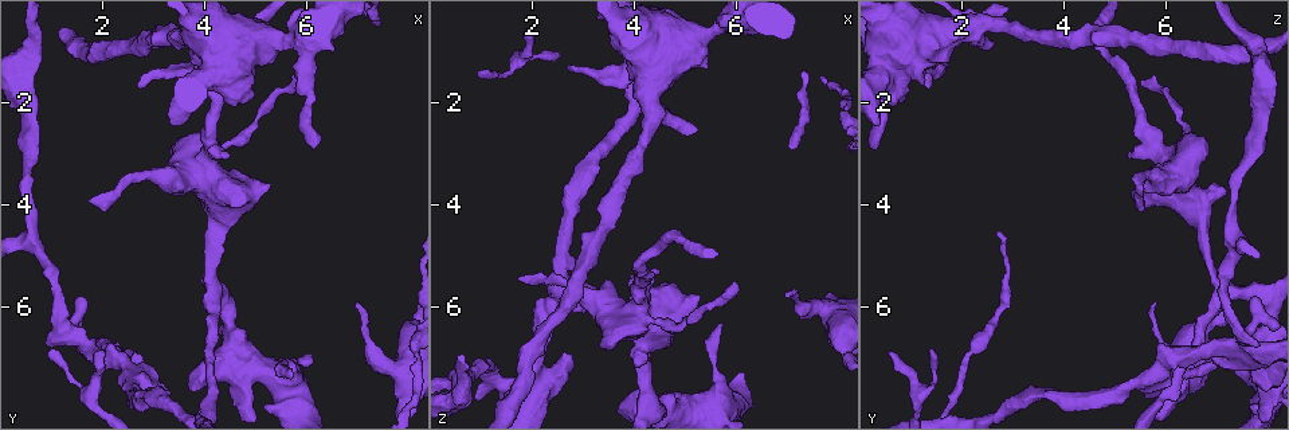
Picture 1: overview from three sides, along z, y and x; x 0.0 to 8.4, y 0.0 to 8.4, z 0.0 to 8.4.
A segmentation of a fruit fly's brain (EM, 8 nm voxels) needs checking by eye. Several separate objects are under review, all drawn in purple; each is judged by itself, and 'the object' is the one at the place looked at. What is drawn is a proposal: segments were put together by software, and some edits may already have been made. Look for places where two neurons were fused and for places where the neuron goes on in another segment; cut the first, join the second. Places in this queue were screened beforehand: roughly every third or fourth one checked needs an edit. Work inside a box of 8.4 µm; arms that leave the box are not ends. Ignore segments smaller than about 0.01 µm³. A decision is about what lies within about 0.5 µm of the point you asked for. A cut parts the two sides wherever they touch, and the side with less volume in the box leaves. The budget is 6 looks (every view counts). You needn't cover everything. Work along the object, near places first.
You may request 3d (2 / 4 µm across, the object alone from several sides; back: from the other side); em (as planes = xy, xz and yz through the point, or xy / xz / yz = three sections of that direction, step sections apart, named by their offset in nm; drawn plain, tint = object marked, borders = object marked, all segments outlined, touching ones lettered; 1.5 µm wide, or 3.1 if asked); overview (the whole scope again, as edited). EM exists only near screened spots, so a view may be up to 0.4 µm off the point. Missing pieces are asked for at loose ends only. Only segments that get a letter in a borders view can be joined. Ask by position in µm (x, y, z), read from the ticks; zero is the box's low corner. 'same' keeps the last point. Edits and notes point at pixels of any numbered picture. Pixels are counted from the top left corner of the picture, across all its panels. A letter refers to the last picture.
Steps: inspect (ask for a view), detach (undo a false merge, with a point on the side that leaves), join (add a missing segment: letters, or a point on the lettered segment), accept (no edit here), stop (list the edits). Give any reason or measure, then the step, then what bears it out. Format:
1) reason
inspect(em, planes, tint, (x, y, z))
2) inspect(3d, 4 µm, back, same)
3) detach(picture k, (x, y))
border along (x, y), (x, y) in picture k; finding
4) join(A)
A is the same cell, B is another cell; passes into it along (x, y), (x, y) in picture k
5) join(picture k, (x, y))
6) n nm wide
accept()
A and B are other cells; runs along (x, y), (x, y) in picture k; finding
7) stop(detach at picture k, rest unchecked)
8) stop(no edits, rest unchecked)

stops while still wide
inspect(em, planes, borders, (4.50, 3.00, 5.35))

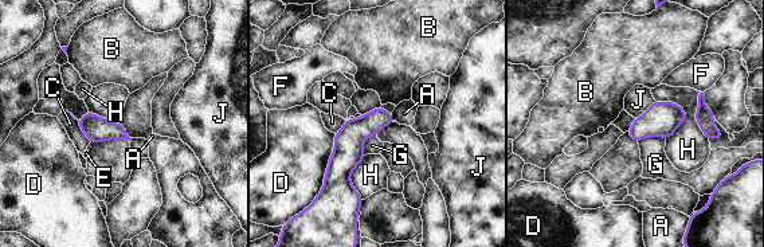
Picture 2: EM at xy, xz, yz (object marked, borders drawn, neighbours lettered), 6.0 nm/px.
accept()
A, B, C, D, E, F, G, H and J are other cells; none of them fits

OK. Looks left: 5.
tapers out
inspect(em, planes, borders, (0.95, 6.95, 1.35))

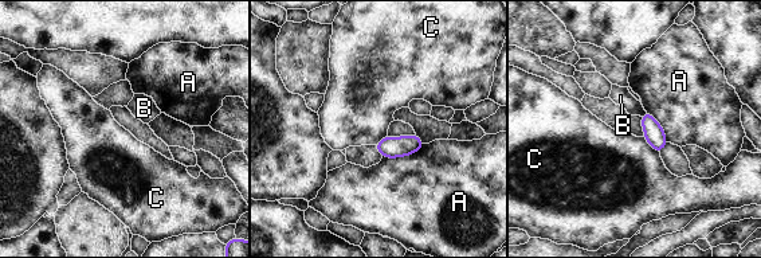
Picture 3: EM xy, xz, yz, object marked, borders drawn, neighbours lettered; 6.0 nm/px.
A touches over 260 nm
accept()
A, B and C are other cells; border along (643, 137), (659, 153) in picture 3; no lettered segment goes on from it

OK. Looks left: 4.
inspect(3d, 2 µm, back, (1.75, 6.75, 7.55))

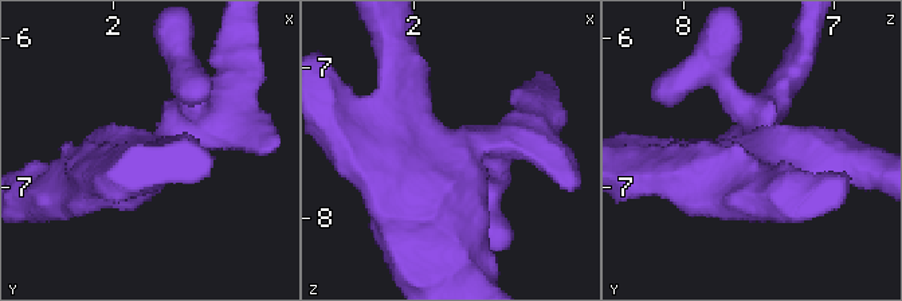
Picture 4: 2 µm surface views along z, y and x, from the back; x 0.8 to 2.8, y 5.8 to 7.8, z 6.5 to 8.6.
inspect(em, planes, borders, (1.72, 6.74, 7.56))

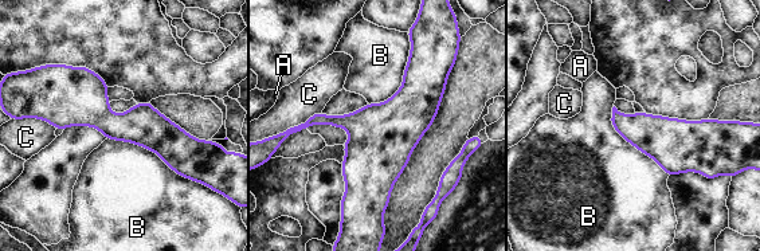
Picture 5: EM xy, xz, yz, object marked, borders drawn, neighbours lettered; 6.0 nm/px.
240 nm wide
accept()
A, B and C are other cells; all the same neuron

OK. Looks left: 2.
stop(no edits, rest unchecked)

